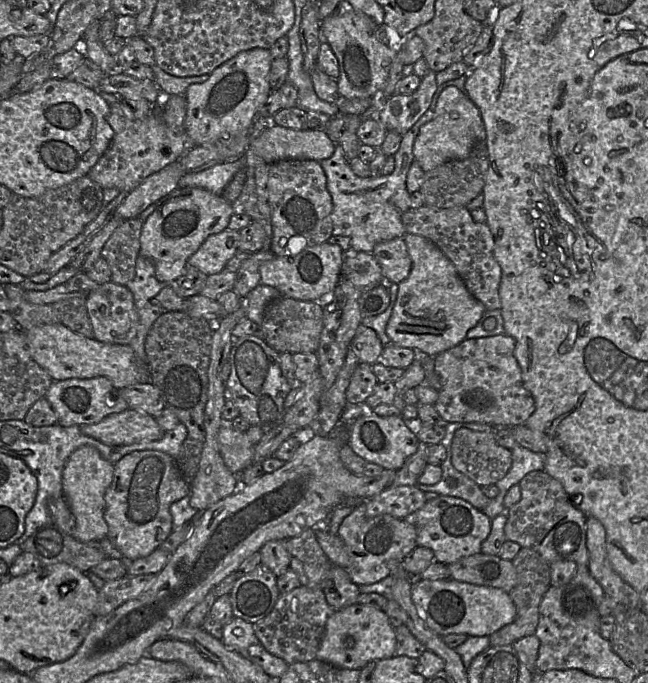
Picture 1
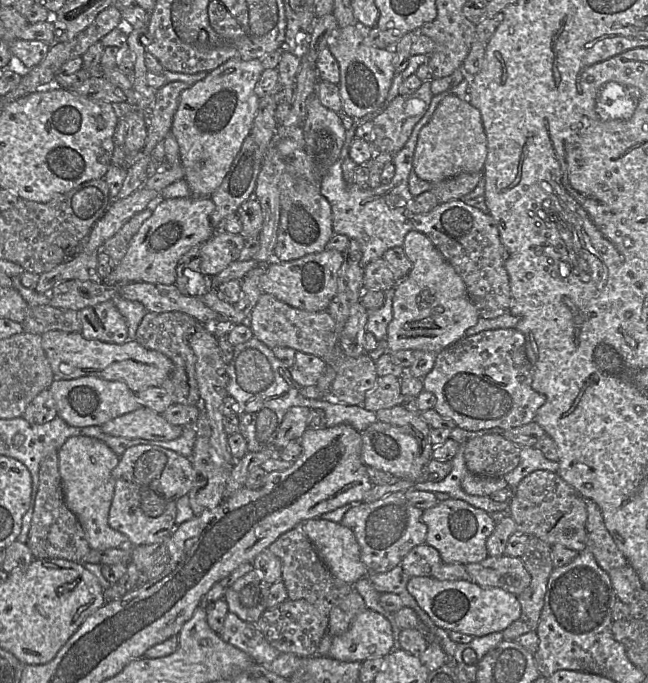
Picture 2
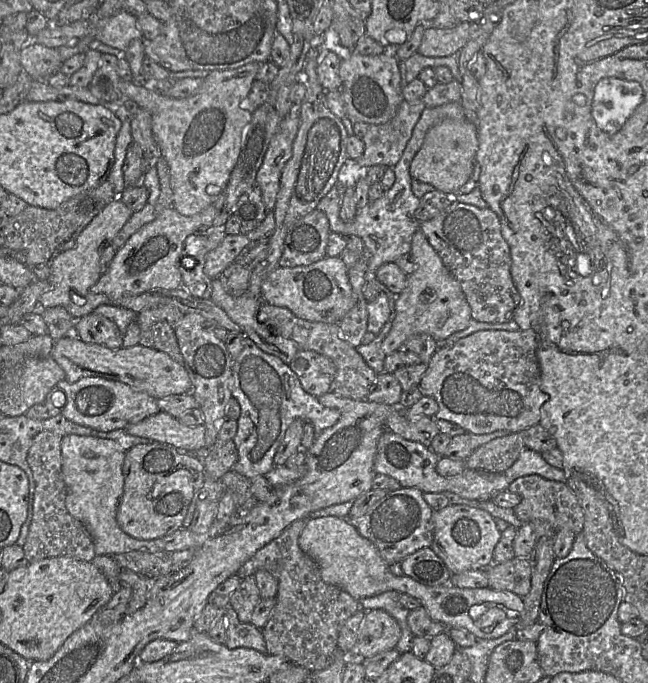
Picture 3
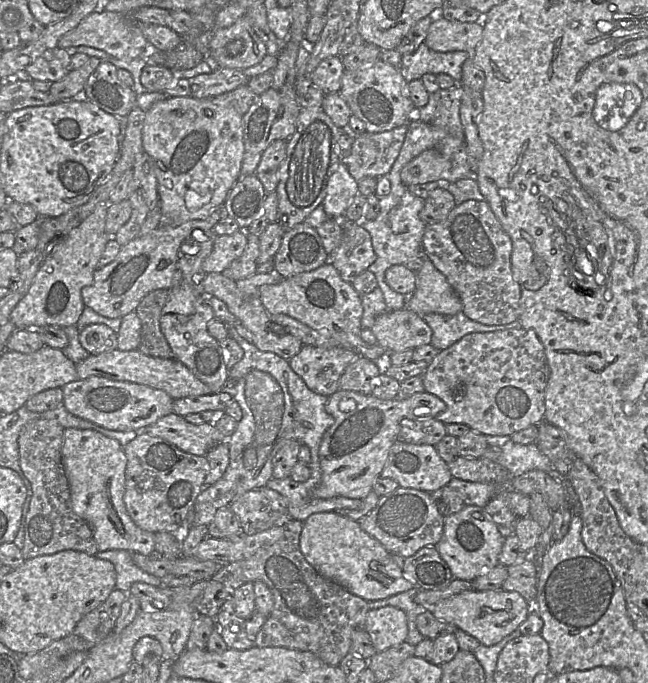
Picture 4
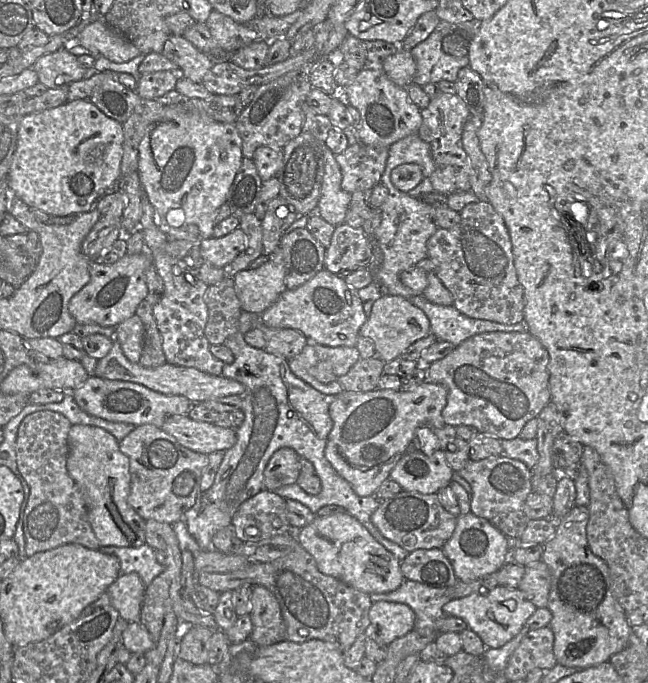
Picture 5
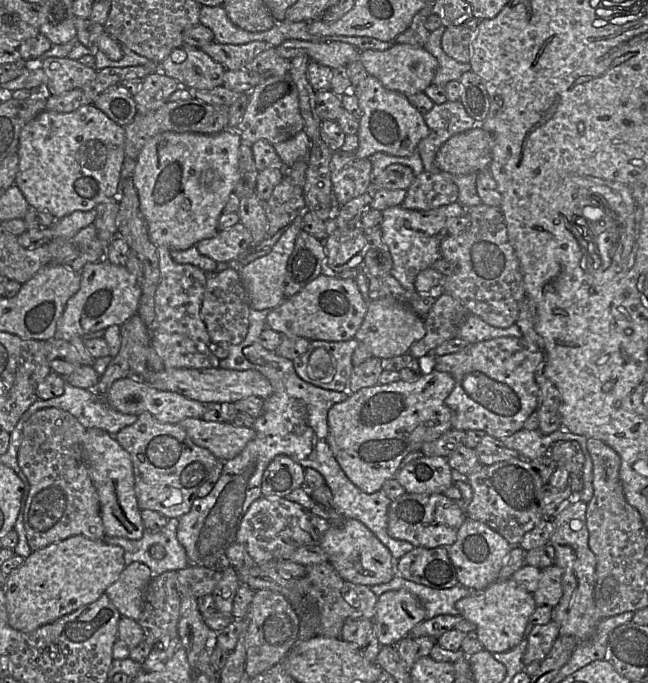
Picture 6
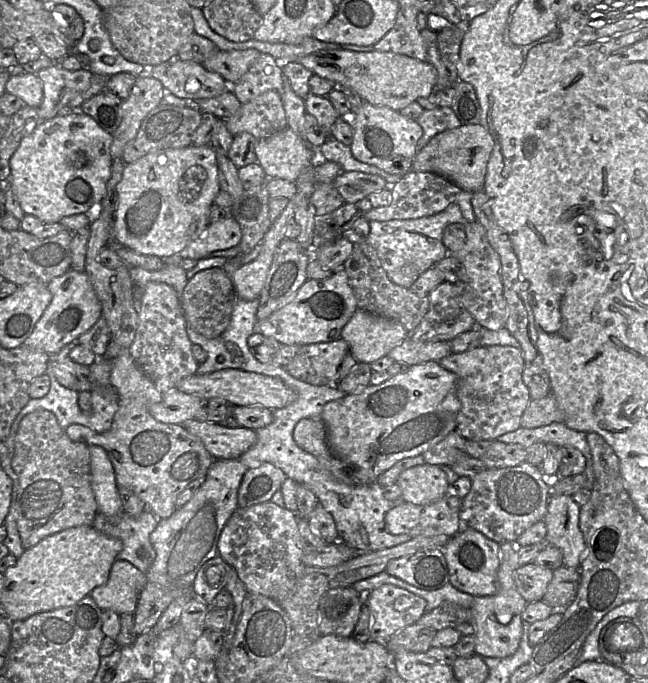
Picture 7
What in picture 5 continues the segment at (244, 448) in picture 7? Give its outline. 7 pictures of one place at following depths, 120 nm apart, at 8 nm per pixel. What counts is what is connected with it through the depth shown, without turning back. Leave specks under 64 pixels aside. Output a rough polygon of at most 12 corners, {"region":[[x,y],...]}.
{"region":[[169,416],[161,429],[207,455],[227,451],[235,428]]}

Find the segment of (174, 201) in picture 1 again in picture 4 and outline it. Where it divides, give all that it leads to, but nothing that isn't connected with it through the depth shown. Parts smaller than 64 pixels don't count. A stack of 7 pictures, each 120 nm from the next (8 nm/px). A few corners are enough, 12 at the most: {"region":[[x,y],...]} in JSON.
{"region":[[204,220],[161,223],[121,246],[94,272],[83,303],[107,318],[135,311],[148,293],[182,281],[177,261]]}

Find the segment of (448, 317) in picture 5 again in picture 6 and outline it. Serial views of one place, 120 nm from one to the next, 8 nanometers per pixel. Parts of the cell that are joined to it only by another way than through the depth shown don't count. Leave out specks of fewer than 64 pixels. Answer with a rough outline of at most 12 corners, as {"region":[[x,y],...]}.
{"region":[[471,313],[456,337],[475,344],[498,337],[521,338],[516,324],[494,327]]}

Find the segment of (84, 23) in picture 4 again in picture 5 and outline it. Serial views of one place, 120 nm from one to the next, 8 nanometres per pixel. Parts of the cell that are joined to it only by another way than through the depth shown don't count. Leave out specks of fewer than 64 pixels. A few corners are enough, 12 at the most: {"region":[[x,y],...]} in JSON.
{"region":[[103,19],[90,22],[77,46],[97,50],[115,63],[140,55],[139,49]]}

